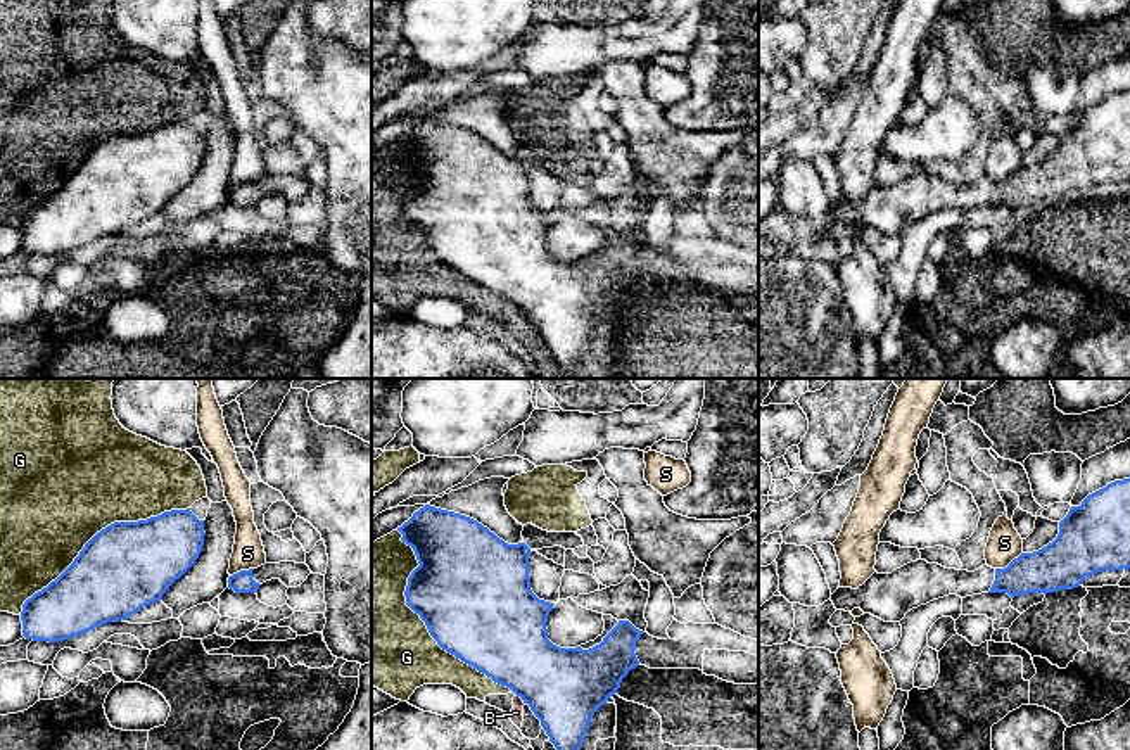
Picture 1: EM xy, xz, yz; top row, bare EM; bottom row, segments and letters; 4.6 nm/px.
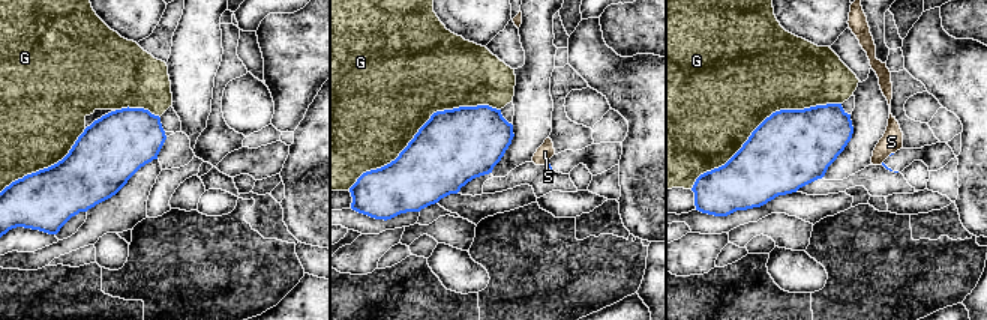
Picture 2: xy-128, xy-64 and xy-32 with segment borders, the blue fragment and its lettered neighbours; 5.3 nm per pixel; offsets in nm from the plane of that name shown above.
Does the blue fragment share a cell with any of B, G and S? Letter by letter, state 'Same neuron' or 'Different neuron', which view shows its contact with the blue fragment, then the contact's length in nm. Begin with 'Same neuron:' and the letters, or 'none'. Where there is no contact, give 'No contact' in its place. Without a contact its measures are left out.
Same neuron: none
B: Different neuron. Touches blue in xz. Shared border 70 nm
G: Different neuron. Touches blue in xz. Shared border 950 nm
S: Different neuron. Touches blue in yz. Shared border 150 nm

